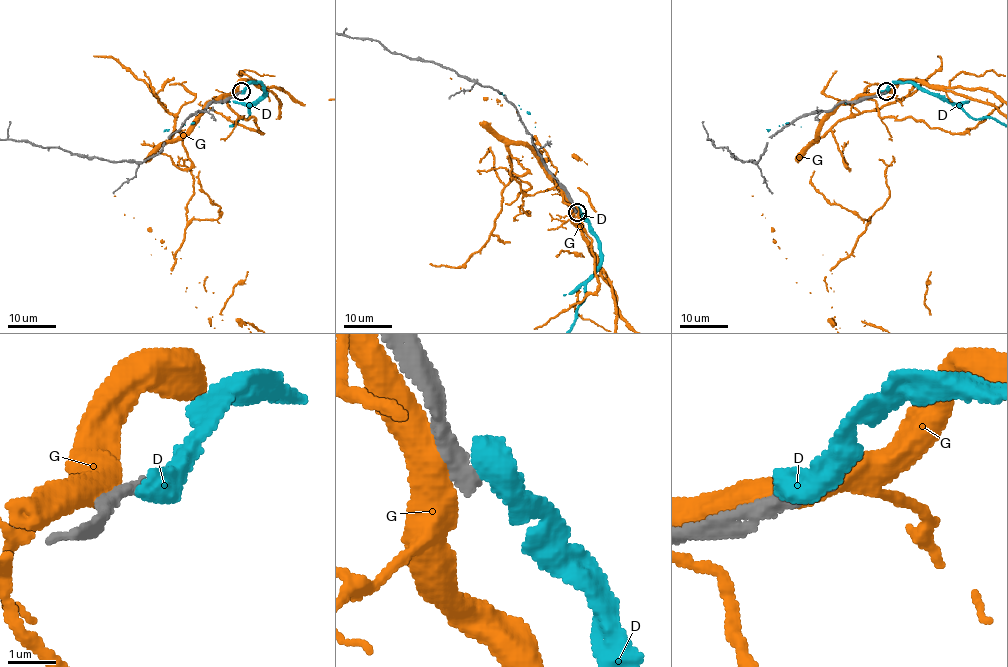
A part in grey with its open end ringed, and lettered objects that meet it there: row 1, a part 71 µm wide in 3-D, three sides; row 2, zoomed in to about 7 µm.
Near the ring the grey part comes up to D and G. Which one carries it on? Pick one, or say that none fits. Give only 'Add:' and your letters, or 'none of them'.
Add: none of them

